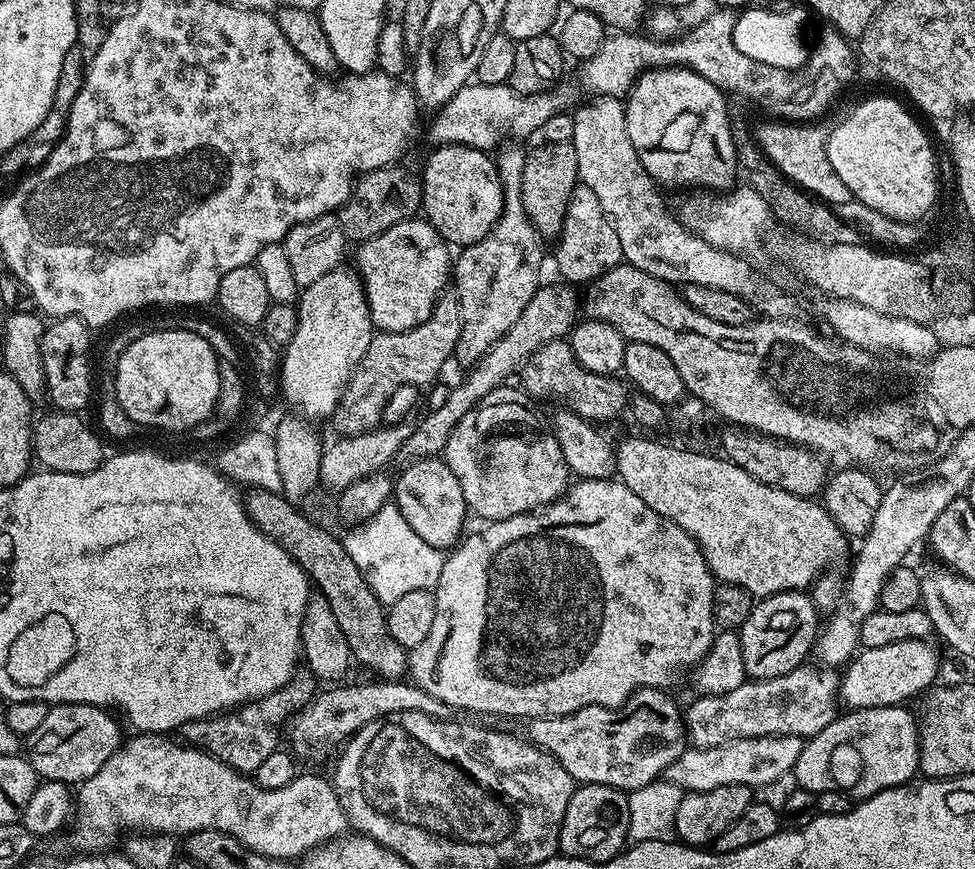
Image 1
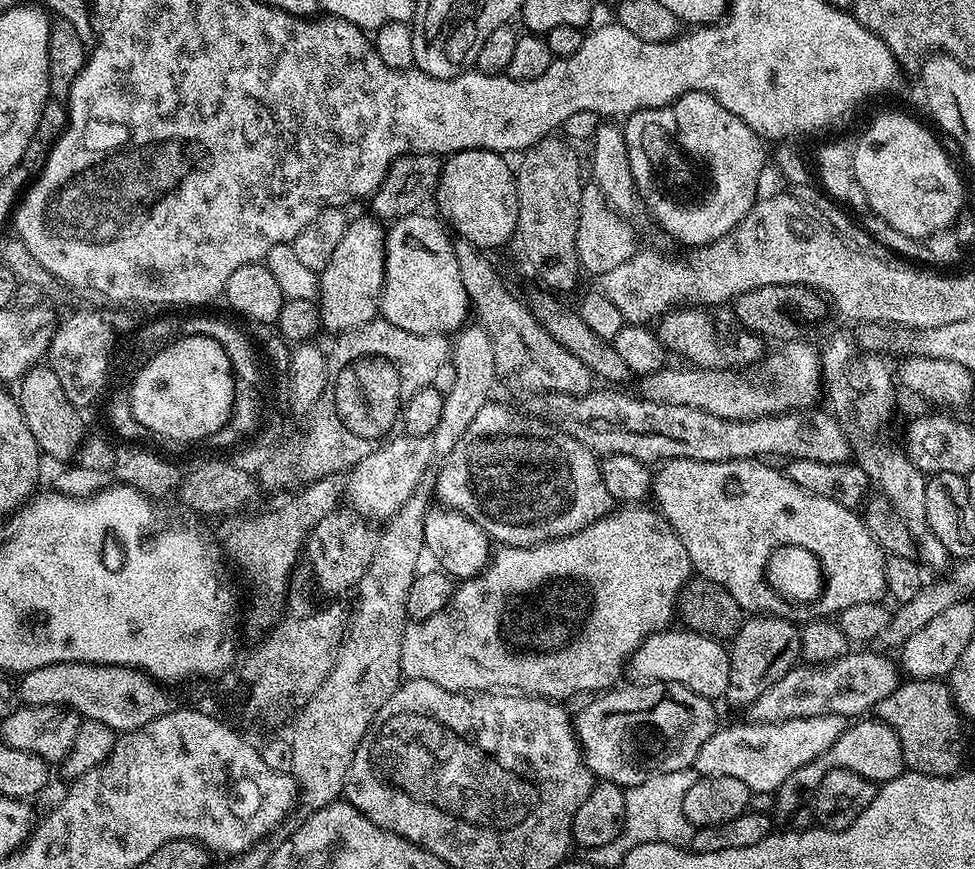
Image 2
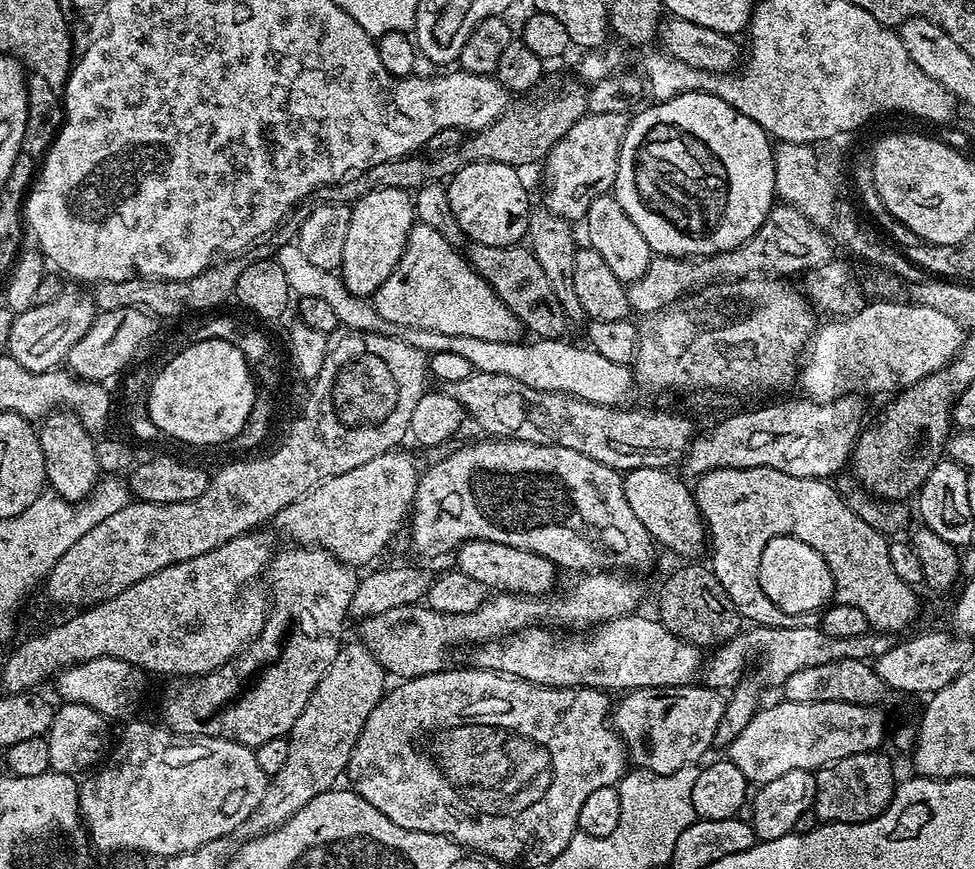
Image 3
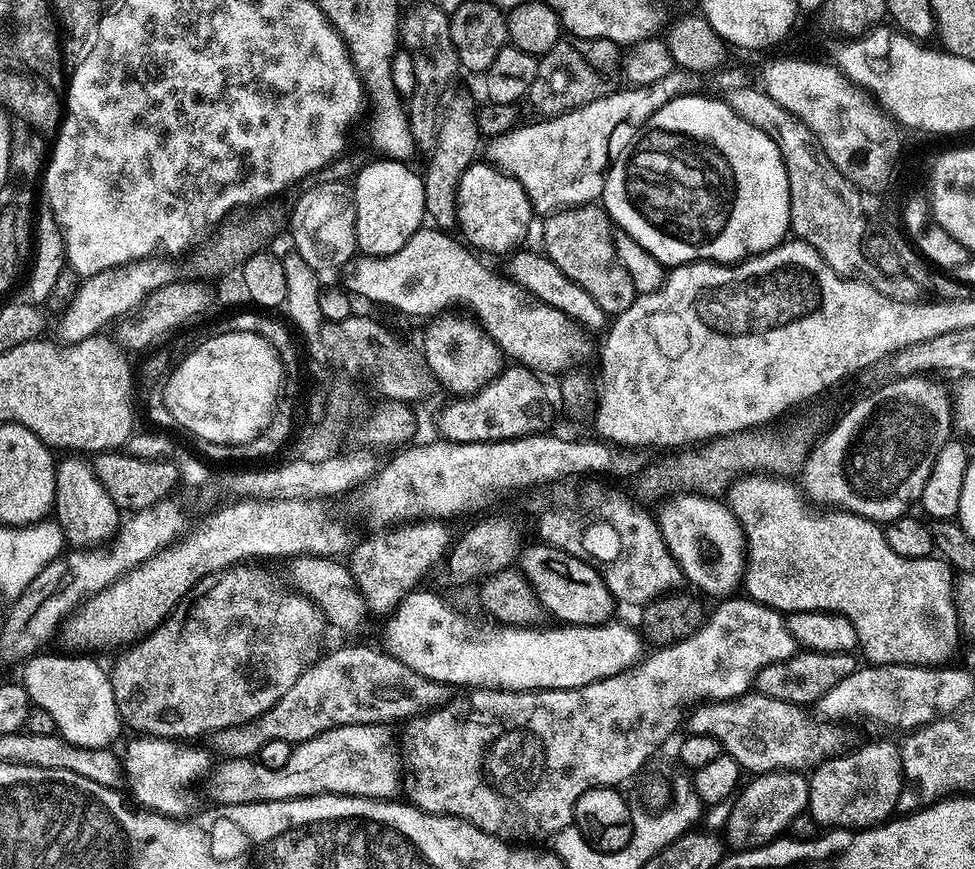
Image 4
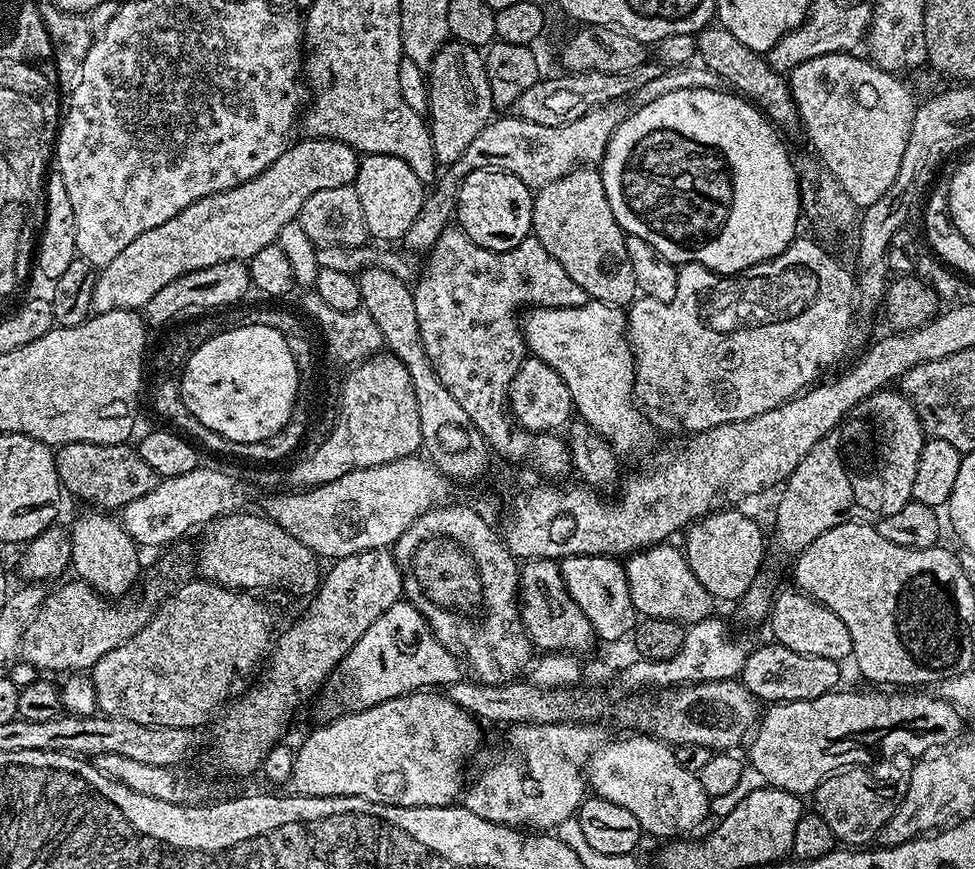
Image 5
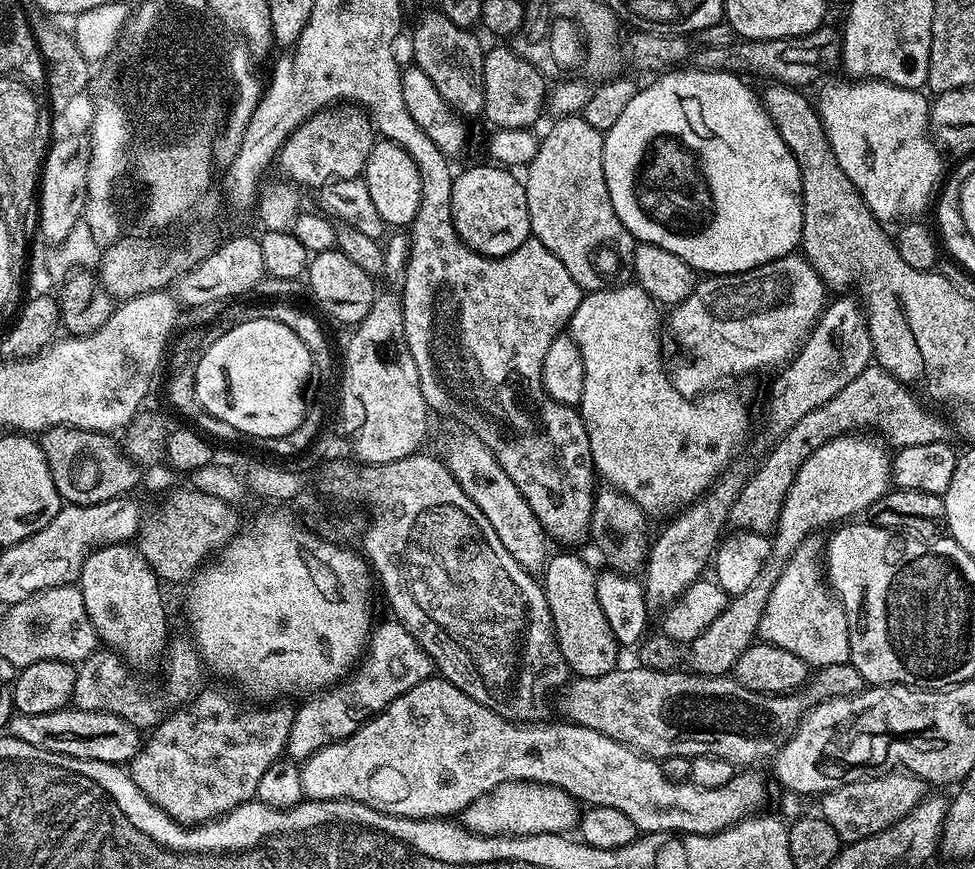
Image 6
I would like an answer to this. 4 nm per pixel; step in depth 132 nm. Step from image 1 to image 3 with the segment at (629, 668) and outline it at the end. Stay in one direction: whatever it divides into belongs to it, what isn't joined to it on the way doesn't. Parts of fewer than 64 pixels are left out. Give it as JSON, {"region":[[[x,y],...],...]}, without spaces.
{"region":[[[597,570],[595,572],[589,572],[587,574],[580,574],[575,577],[577,580],[574,581],[573,584],[570,585],[569,588],[561,594],[561,596],[554,596],[555,594],[521,596],[515,592],[501,592],[499,594],[493,595],[493,600],[492,597],[485,599],[484,604],[482,606],[478,606],[478,610],[470,610],[468,614],[442,614],[441,612],[435,612],[434,609],[425,606],[423,603],[394,606],[394,610],[386,610],[382,614],[367,616],[364,620],[359,621],[358,628],[360,628],[361,636],[359,636],[359,639],[362,641],[363,645],[368,648],[368,651],[370,652],[370,654],[373,655],[374,659],[376,659],[378,663],[381,664],[381,666],[385,670],[385,673],[387,673],[389,677],[400,676],[396,678],[413,680],[415,676],[428,676],[432,673],[445,671],[447,664],[444,663],[446,663],[448,660],[448,651],[450,651],[451,648],[459,642],[459,640],[476,640],[475,642],[483,642],[486,640],[499,640],[501,636],[509,636],[511,632],[520,632],[524,628],[527,628],[529,626],[560,626],[556,624],[562,624],[564,627],[566,627],[563,629],[566,630],[586,630],[589,629],[591,626],[605,624],[607,620],[613,620],[614,618],[618,618],[619,616],[627,616],[629,614],[635,613],[637,609],[639,609],[636,607],[639,606],[640,599],[642,599],[644,596],[644,588],[632,576],[635,575],[625,574],[623,571],[620,570]]]}

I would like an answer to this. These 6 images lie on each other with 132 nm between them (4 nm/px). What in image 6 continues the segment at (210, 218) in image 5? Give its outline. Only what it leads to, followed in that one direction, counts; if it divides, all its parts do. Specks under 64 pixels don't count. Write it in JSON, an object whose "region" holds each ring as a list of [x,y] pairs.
{"region":[[[344,102],[339,106],[329,106],[324,109],[322,112],[316,112],[308,119],[306,122],[302,122],[296,127],[295,130],[292,131],[290,135],[288,135],[288,140],[284,144],[284,147],[280,149],[278,153],[278,164],[281,164],[284,167],[283,175],[287,177],[291,183],[297,186],[305,186],[304,184],[309,184],[310,187],[316,188],[321,184],[321,186],[327,186],[332,183],[334,180],[354,180],[357,179],[363,173],[364,167],[366,166],[366,162],[370,158],[370,150],[375,146],[377,142],[378,136],[374,131],[374,124],[370,119],[369,113],[365,111],[363,107],[353,106],[351,103]]]}

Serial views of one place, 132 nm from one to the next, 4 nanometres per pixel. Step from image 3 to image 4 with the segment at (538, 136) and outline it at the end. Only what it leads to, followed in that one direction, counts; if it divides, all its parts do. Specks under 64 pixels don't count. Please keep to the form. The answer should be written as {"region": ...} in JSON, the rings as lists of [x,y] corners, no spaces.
{"region":[[[568,34],[560,39],[545,56],[539,57],[540,65],[534,83],[530,86],[526,102],[541,117],[554,117],[574,108],[586,106],[595,99],[613,91],[612,84],[621,71],[622,52],[614,42],[598,38],[578,38]]]}

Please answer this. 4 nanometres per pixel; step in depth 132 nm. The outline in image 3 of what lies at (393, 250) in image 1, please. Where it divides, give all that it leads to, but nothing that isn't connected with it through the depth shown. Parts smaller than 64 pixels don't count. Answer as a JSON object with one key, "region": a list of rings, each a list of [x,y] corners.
{"region":[[[419,222],[408,231],[402,258],[390,278],[382,282],[374,303],[380,317],[390,326],[400,324],[401,329],[438,330],[440,334],[486,338],[486,342],[516,340],[522,332],[520,319],[500,301],[458,248],[446,242],[438,230]]]}

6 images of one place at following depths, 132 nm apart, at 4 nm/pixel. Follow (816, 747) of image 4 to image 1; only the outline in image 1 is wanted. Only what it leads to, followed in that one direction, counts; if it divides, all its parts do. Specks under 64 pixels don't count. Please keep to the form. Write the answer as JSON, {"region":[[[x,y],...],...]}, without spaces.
{"region":[[[640,688],[637,692],[618,708],[607,708],[606,706],[582,706],[582,710],[571,712],[565,716],[541,716],[532,718],[527,721],[528,733],[527,739],[531,741],[537,748],[541,748],[544,752],[549,752],[558,763],[562,766],[562,770],[566,770],[566,774],[570,774],[573,780],[580,784],[601,784],[602,786],[610,786],[611,788],[619,788],[625,794],[632,793],[640,787],[646,786],[648,783],[654,783],[661,779],[667,773],[668,767],[686,750],[686,720],[682,715],[682,708],[679,708],[674,701],[671,700],[669,693],[662,688]]]}

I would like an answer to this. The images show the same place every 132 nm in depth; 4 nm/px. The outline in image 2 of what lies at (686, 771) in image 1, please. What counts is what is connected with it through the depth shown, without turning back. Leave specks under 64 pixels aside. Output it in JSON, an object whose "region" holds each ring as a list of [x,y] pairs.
{"region":[[[822,714],[818,718],[794,718],[793,720],[779,720],[777,724],[757,724],[755,722],[747,722],[748,724],[738,724],[730,728],[724,726],[717,727],[716,733],[710,738],[706,738],[706,742],[702,742],[702,750],[698,750],[698,758],[694,765],[695,771],[700,776],[725,776],[726,778],[738,778],[741,782],[746,782],[746,786],[753,794],[760,792],[775,793],[778,786],[782,786],[782,782],[786,782],[786,778],[790,778],[790,774],[794,774],[794,770],[798,770],[798,766],[806,766],[806,762],[816,760],[826,750],[830,750],[830,746],[834,746],[834,742],[838,742],[838,738],[844,733],[846,727],[845,717],[835,716],[834,714]]]}

